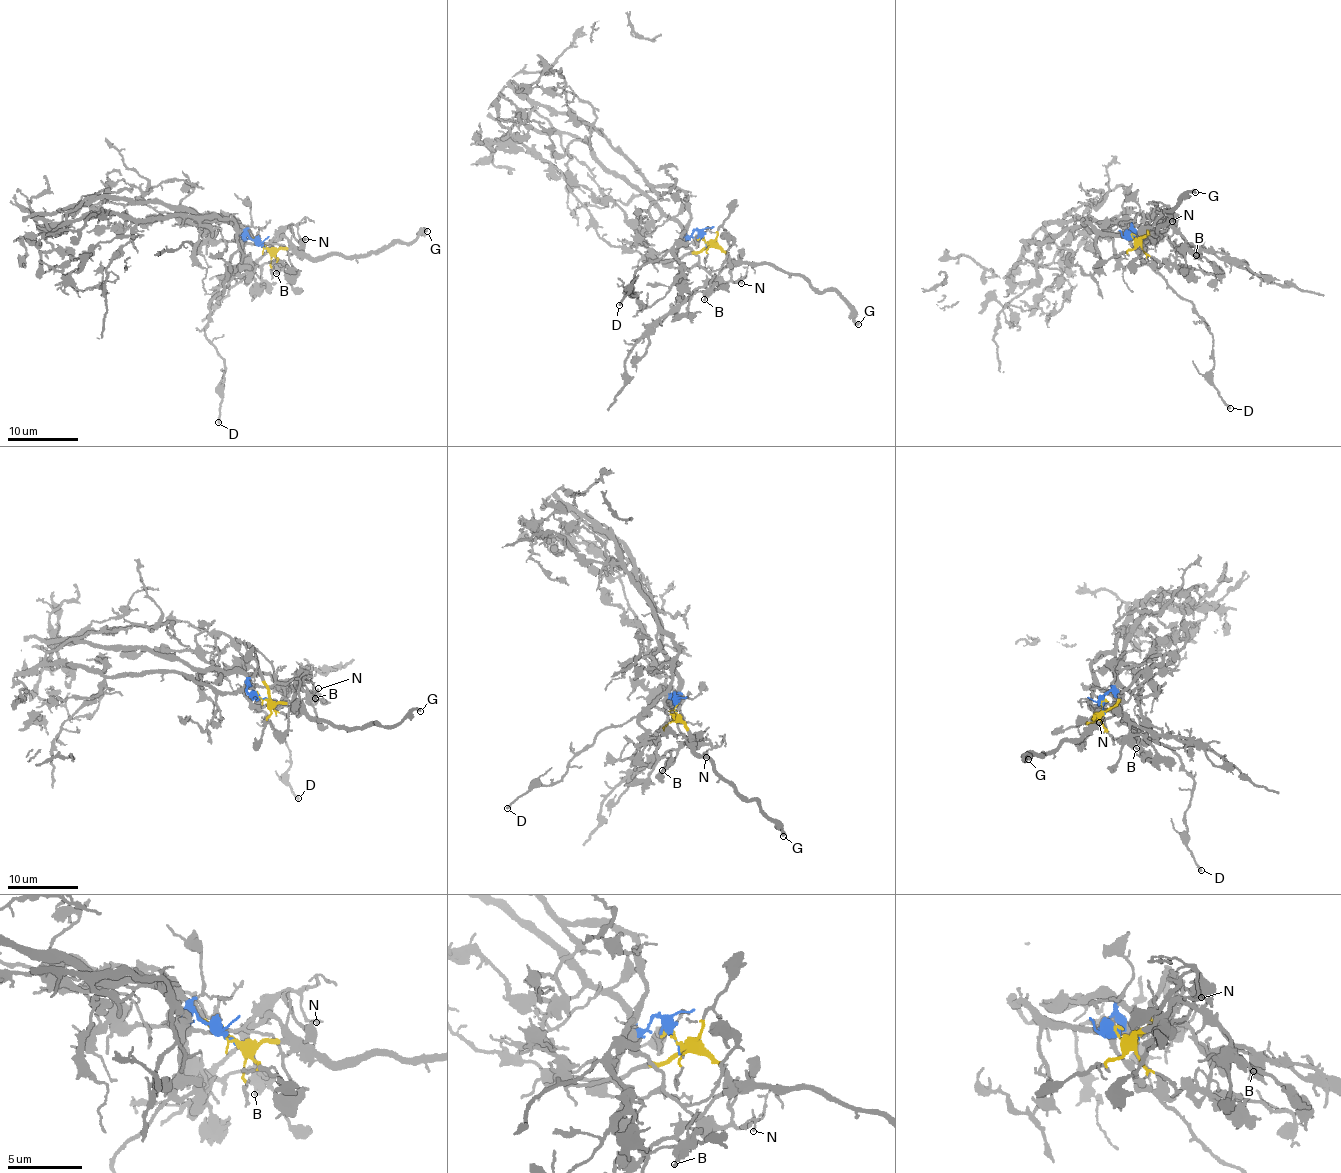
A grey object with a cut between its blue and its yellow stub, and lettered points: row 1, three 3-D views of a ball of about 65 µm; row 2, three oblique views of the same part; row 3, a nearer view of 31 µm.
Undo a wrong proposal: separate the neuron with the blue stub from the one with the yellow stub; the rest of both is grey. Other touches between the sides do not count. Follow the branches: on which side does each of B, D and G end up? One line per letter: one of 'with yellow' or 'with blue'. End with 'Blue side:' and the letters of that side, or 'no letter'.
B: with yellow
D: with blue
G: with yellow
Blue side: D

